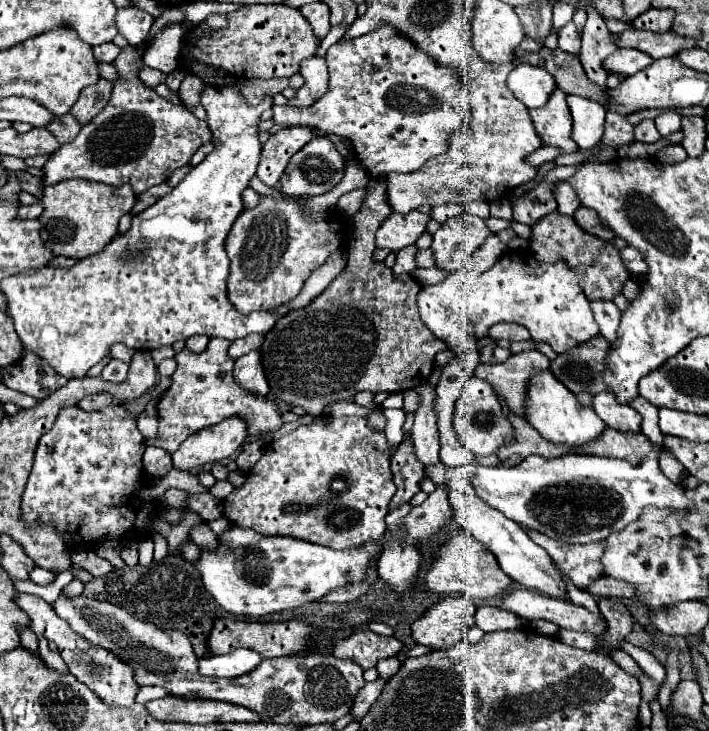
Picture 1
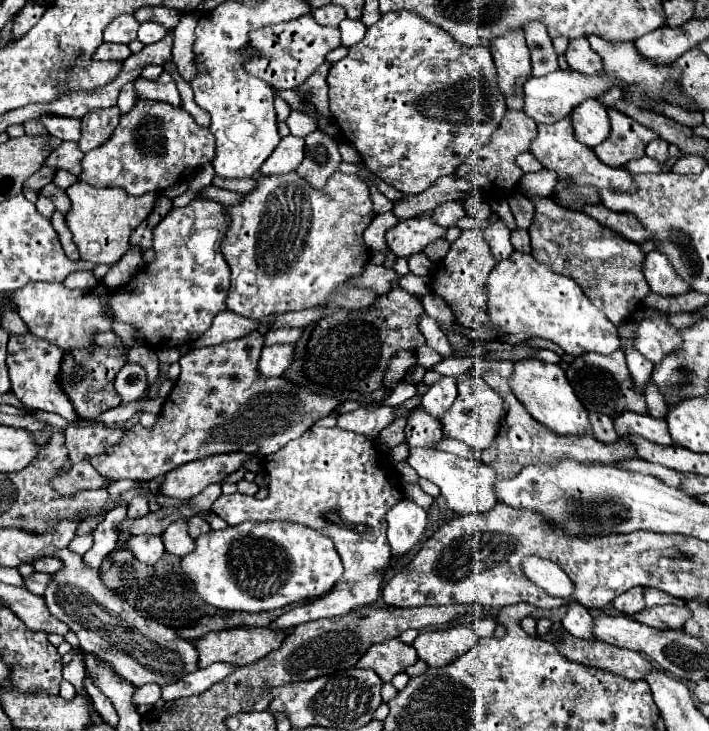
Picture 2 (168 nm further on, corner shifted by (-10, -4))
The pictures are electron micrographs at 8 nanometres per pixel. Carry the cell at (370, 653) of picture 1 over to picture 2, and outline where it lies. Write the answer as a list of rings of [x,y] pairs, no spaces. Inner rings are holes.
[[[388,639],[386,643],[370,645],[366,655],[356,663],[358,669],[374,669],[382,681],[390,681],[396,673],[404,671],[408,665],[414,665],[418,655],[412,645],[402,643],[400,639]]]

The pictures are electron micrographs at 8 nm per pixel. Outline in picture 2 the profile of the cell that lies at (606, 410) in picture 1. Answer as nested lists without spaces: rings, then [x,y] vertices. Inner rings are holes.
[[[624,411],[622,415],[614,417],[614,429],[616,429],[618,437],[638,435],[638,437],[648,439],[648,441],[658,443],[658,445],[670,445],[672,443],[666,421],[654,419],[650,415],[638,415],[634,411]]]

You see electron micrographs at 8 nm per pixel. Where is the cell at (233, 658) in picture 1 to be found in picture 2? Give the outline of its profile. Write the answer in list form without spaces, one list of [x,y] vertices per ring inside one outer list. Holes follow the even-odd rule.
[[[214,663],[206,669],[198,669],[190,675],[184,675],[180,681],[170,683],[168,687],[162,687],[162,699],[164,701],[174,701],[180,697],[192,697],[204,693],[210,685],[222,681],[226,675],[230,675],[234,669],[234,663]]]

